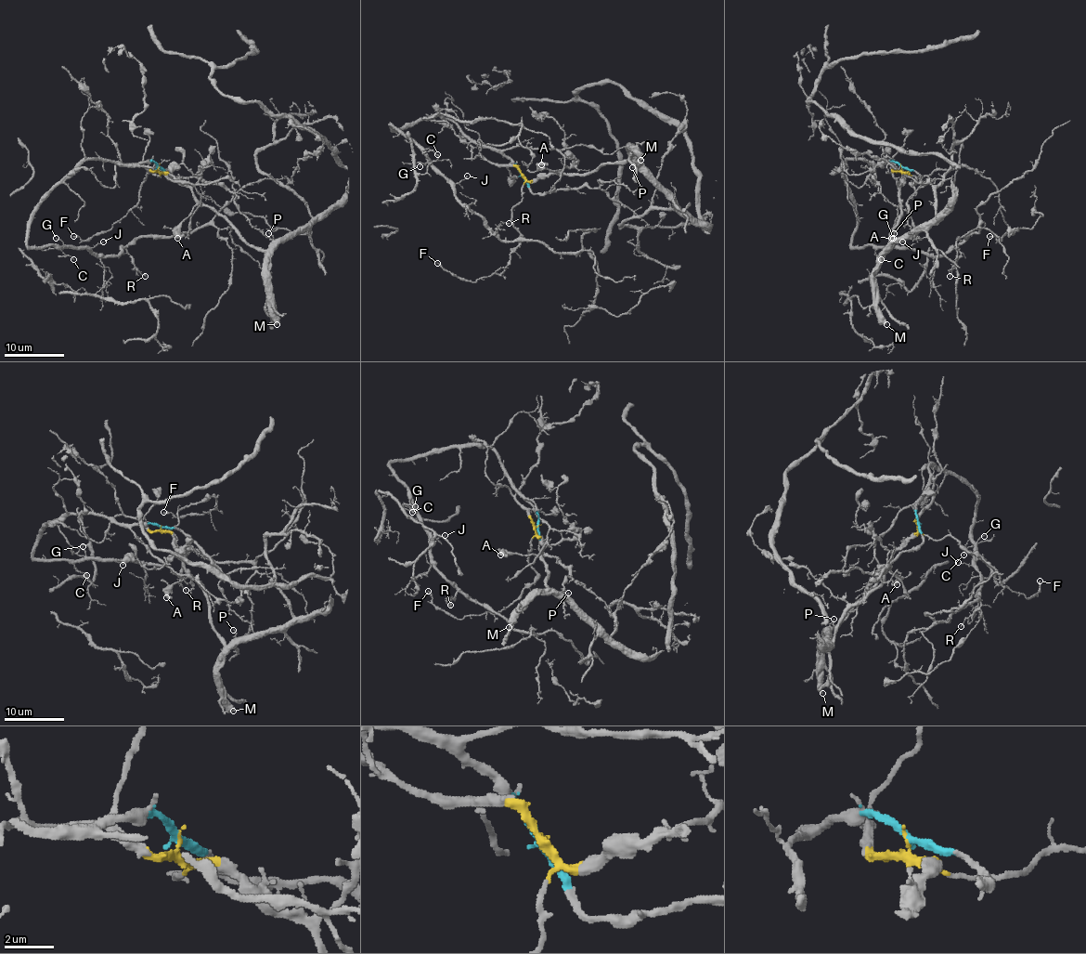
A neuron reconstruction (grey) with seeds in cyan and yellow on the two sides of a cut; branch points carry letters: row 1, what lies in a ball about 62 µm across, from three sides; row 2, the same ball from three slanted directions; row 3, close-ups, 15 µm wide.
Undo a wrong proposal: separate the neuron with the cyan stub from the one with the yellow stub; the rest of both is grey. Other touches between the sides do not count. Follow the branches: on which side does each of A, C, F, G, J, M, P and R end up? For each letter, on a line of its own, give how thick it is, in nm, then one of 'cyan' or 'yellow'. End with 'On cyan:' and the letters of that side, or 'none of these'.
A: 420 nm | yellow
C: 110 nm | cyan
F: 180 nm | yellow
G: 100 nm | cyan
J: 100 nm | cyan
M: 400 nm | yellow
P: 110 nm | yellow
R: 120 nm | cyan
On cyan: C, G, J, R

